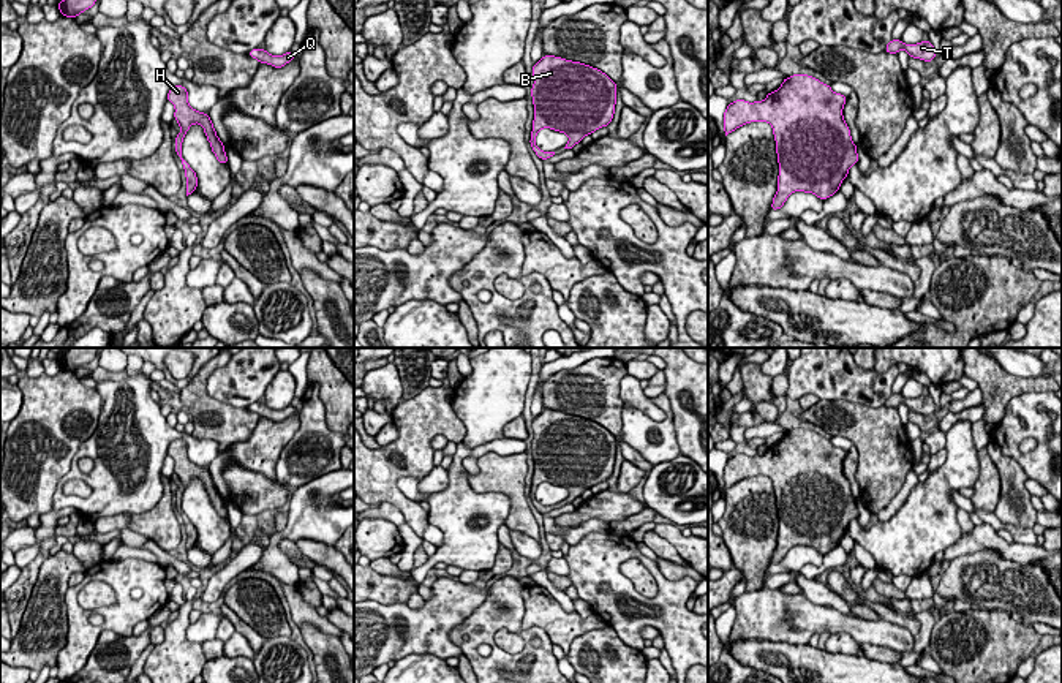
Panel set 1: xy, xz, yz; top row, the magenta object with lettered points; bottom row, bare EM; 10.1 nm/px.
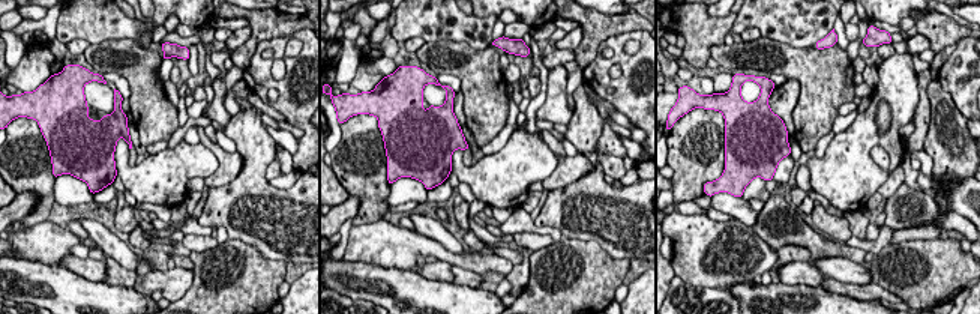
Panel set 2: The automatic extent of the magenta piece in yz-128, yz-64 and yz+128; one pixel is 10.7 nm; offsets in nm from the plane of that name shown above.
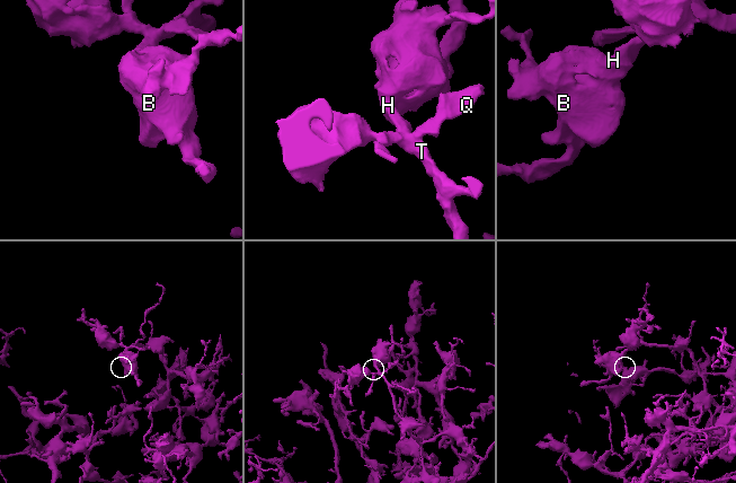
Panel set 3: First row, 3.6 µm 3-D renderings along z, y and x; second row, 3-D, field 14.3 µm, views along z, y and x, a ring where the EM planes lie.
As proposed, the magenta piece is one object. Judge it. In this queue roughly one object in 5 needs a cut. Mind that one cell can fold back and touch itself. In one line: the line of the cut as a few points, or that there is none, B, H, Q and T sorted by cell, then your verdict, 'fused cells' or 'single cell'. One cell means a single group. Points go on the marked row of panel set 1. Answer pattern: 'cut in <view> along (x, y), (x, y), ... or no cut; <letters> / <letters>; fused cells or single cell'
no cut; B H Q T; single cell

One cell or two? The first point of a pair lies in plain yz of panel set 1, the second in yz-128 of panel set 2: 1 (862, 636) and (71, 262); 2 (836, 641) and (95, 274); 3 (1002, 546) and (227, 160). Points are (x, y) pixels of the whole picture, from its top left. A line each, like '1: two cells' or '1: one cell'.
1: two cells
2: one cell
3: one cell

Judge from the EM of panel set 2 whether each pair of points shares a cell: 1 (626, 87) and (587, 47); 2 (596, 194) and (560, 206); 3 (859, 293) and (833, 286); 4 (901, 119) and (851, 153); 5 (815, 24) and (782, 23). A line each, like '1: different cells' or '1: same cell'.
1: different cells
2: same cell
3: same cell
4: same cell
5: same cell

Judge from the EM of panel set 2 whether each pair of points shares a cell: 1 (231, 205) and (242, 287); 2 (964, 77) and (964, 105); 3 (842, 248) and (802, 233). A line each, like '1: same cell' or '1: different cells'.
1: different cells
2: same cell
3: same cell

